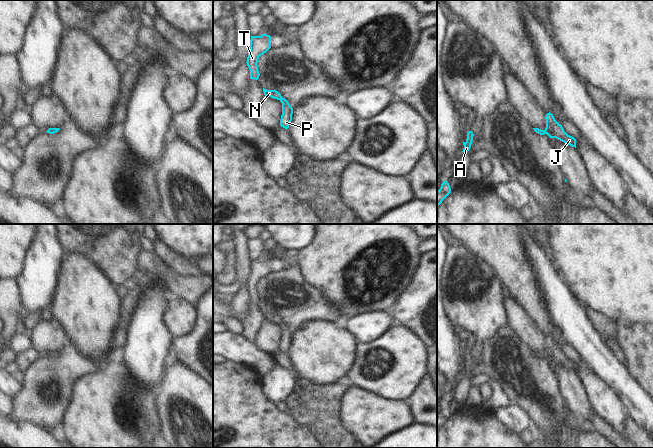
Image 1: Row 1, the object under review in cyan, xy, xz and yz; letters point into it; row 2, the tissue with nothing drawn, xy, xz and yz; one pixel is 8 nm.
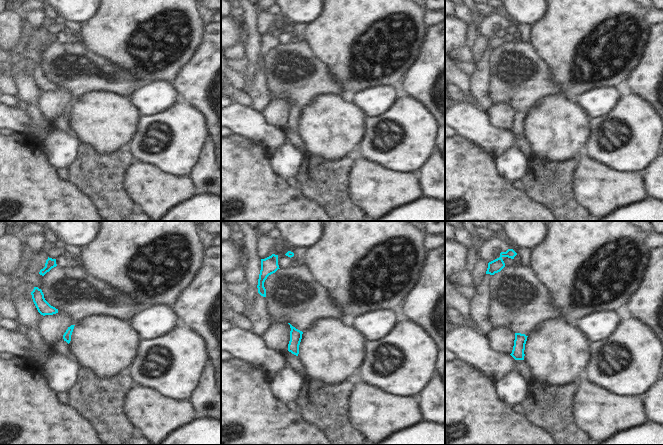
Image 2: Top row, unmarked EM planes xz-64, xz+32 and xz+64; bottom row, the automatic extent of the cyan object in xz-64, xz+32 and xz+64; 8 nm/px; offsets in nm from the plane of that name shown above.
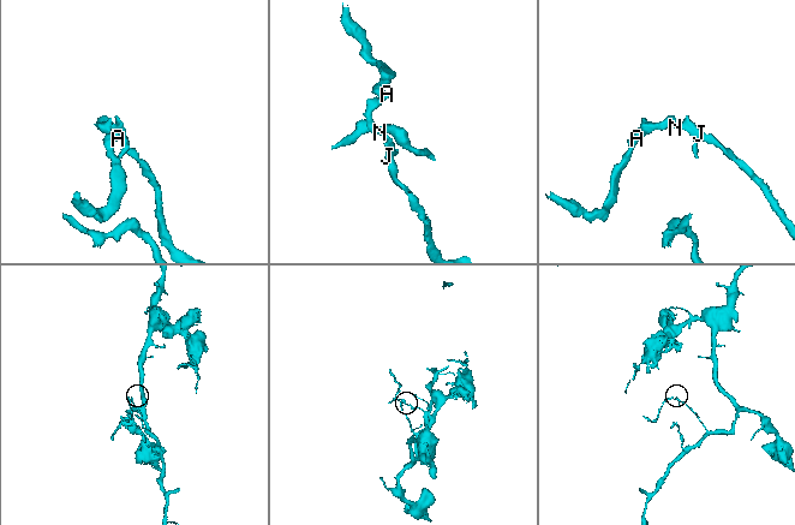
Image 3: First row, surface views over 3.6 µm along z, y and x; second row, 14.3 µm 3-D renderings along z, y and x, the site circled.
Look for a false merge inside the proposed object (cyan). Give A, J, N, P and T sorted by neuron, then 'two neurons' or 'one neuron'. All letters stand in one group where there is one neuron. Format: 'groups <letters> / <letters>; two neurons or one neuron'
groups A J N P T; one neuron

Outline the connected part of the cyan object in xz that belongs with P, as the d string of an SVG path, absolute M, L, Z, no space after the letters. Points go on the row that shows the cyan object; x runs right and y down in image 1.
M263 88L265 96L270 96L271 98L277 99L282 103L282 115L280 119L280 126L288 129L292 121L293 108L290 106L289 102L281 96L281 94L276 90L267 90Z

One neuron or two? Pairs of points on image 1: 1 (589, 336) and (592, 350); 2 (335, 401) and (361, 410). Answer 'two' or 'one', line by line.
1: one
2: two

